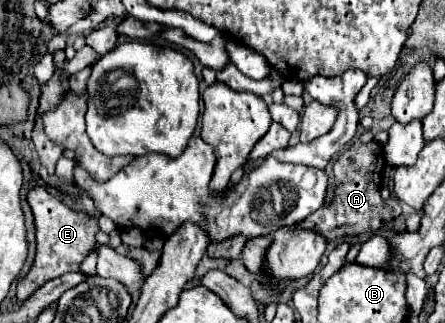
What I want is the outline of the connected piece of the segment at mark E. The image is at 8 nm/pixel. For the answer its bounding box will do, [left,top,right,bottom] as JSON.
[17,186,99,304]

